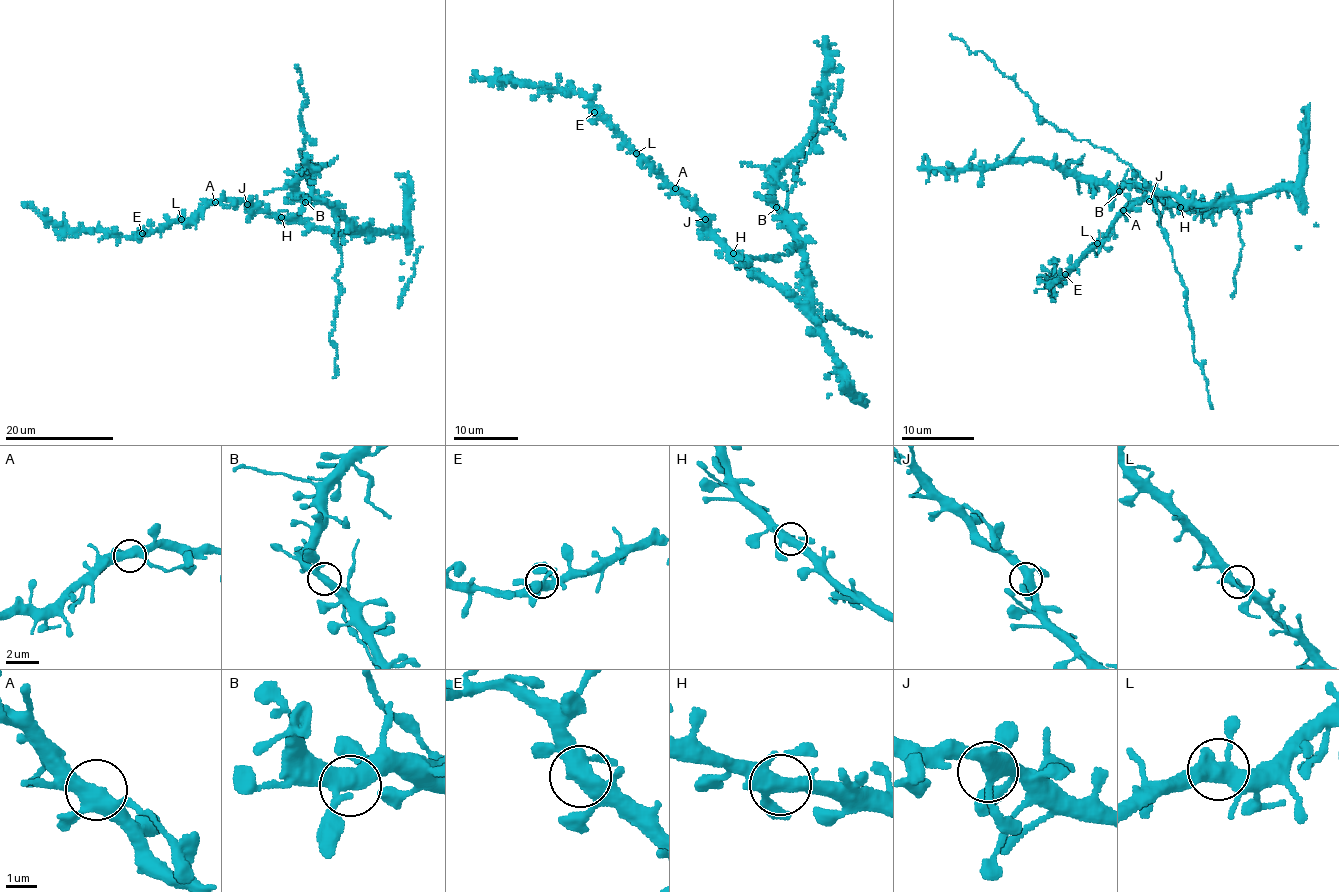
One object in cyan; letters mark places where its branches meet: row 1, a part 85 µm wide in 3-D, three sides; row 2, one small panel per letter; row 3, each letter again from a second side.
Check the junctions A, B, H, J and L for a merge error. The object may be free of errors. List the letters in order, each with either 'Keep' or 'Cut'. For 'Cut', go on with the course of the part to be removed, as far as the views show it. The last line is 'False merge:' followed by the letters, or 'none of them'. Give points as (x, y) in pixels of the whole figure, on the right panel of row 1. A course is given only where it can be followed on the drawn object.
A: Keep
B: Keep
H: Keep
J: Keep
L: Keep
False merge: none of them

